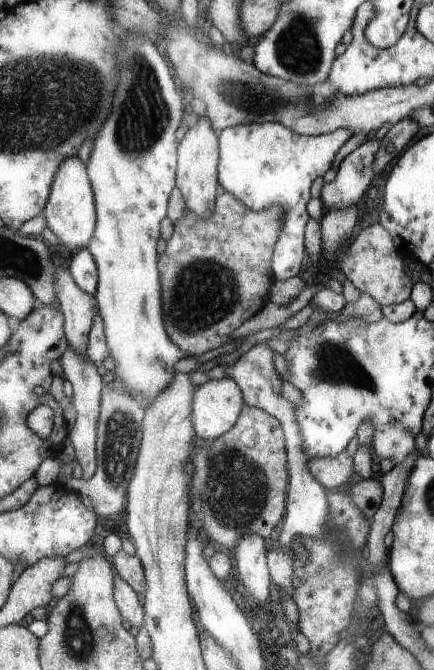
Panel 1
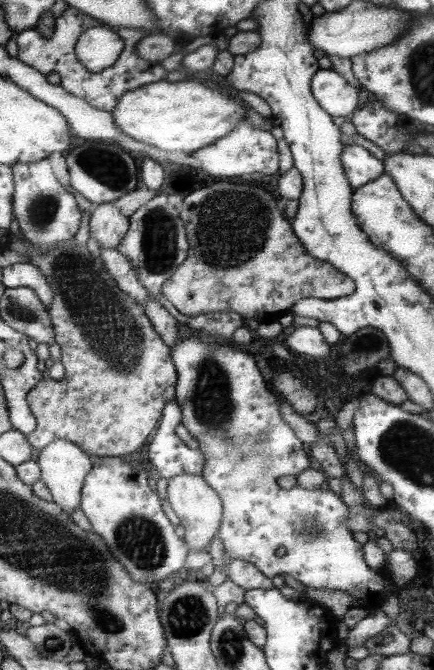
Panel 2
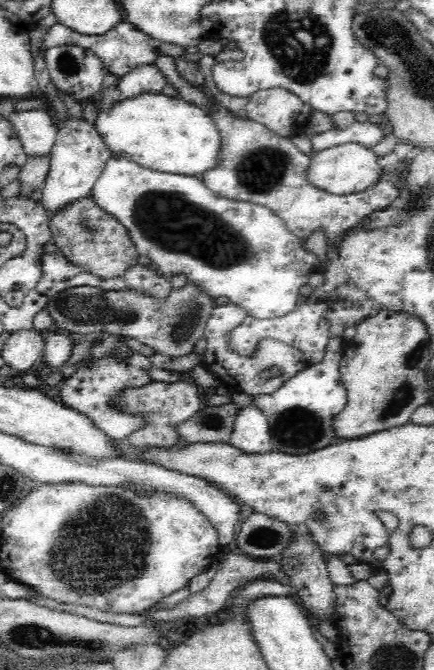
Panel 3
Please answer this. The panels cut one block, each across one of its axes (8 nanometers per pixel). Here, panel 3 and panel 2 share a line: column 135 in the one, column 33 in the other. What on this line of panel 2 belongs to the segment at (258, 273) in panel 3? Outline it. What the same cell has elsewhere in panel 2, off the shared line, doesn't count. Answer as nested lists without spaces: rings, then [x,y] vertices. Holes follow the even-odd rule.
[[[45,158],[41,162],[27,162],[13,166],[15,170],[15,218],[21,226],[25,242],[41,248],[43,252],[77,238],[81,230],[83,212],[71,192],[67,192],[57,176],[53,174],[51,162]]]

